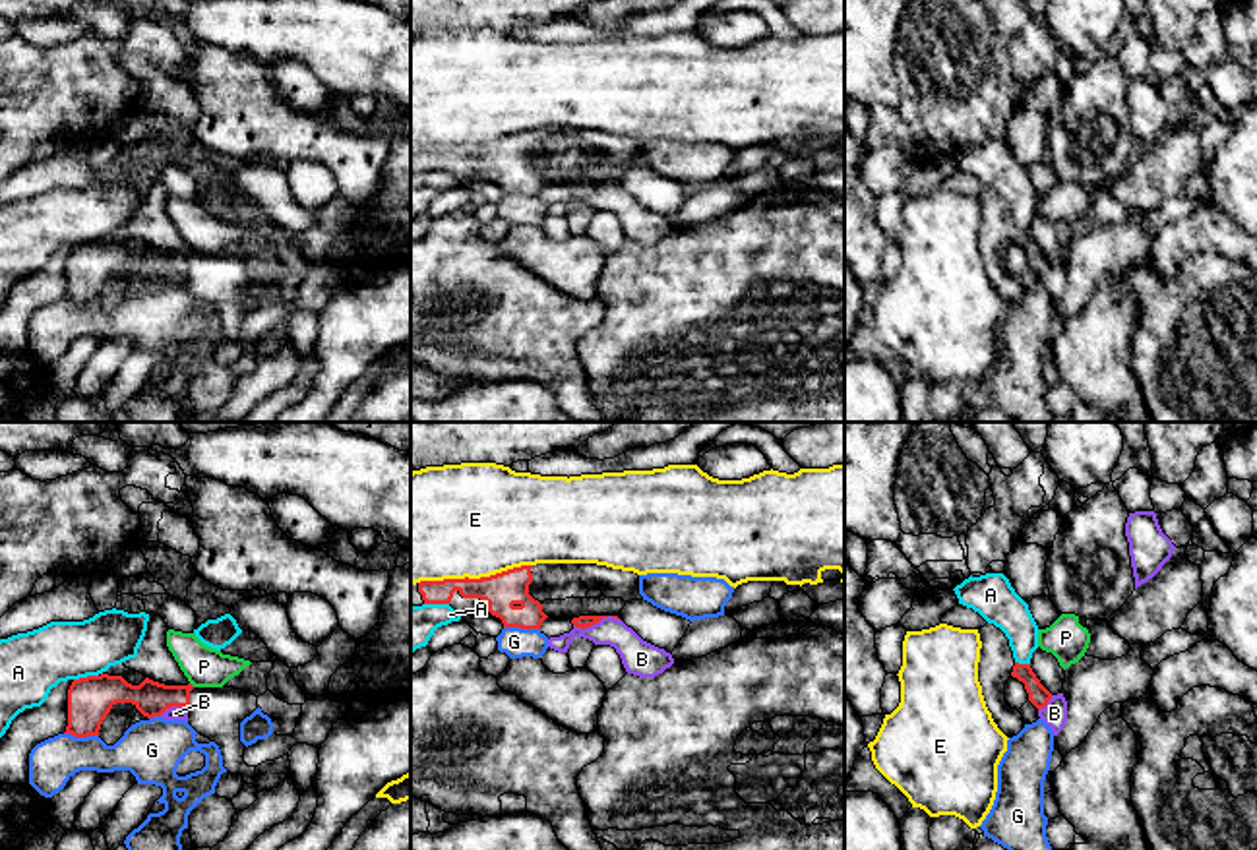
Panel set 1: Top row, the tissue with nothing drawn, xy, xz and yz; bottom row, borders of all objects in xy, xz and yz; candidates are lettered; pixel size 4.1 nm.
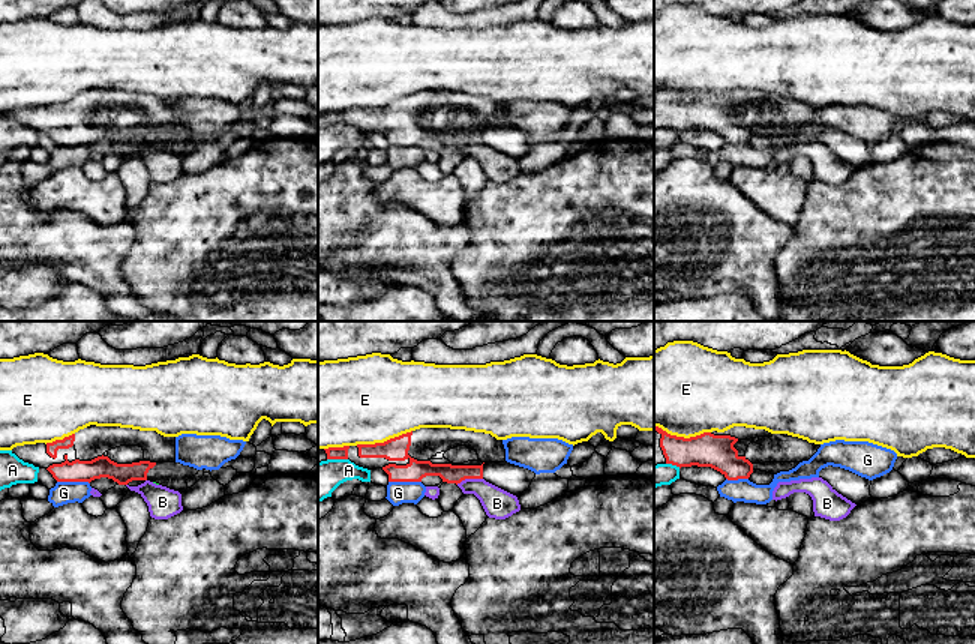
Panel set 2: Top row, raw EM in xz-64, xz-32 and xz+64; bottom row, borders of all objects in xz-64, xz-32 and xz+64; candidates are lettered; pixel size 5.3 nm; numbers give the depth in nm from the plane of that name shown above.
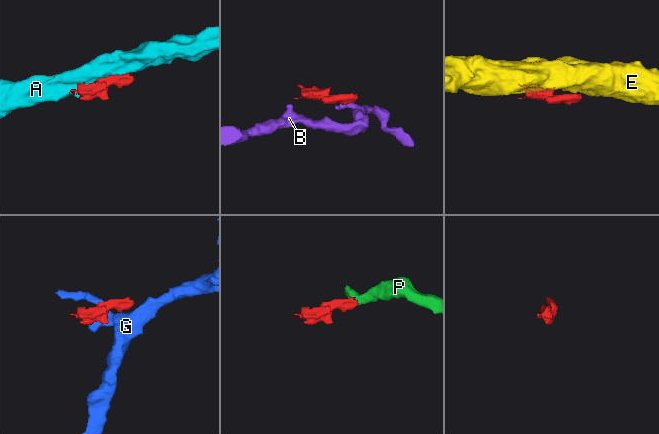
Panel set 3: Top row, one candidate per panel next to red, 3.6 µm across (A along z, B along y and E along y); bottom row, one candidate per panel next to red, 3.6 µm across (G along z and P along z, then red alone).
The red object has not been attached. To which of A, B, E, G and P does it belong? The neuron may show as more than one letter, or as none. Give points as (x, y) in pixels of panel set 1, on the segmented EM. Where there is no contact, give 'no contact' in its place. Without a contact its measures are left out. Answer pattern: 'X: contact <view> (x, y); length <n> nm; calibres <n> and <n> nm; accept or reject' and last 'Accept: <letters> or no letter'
A: contact xy (88, 676); length 110 nm; calibres 190 and 260 nm; reject
B: contact xz (595, 622); length 190 nm; calibres 50 and 150 nm; reject
E: contact xz (475, 579); length 480 nm; calibres 150 and 480 nm; reject
G: contact xz (521, 628); length 150 nm; calibres 150 and 120 nm; reject
P: no contact; reject
Accept: no letter

